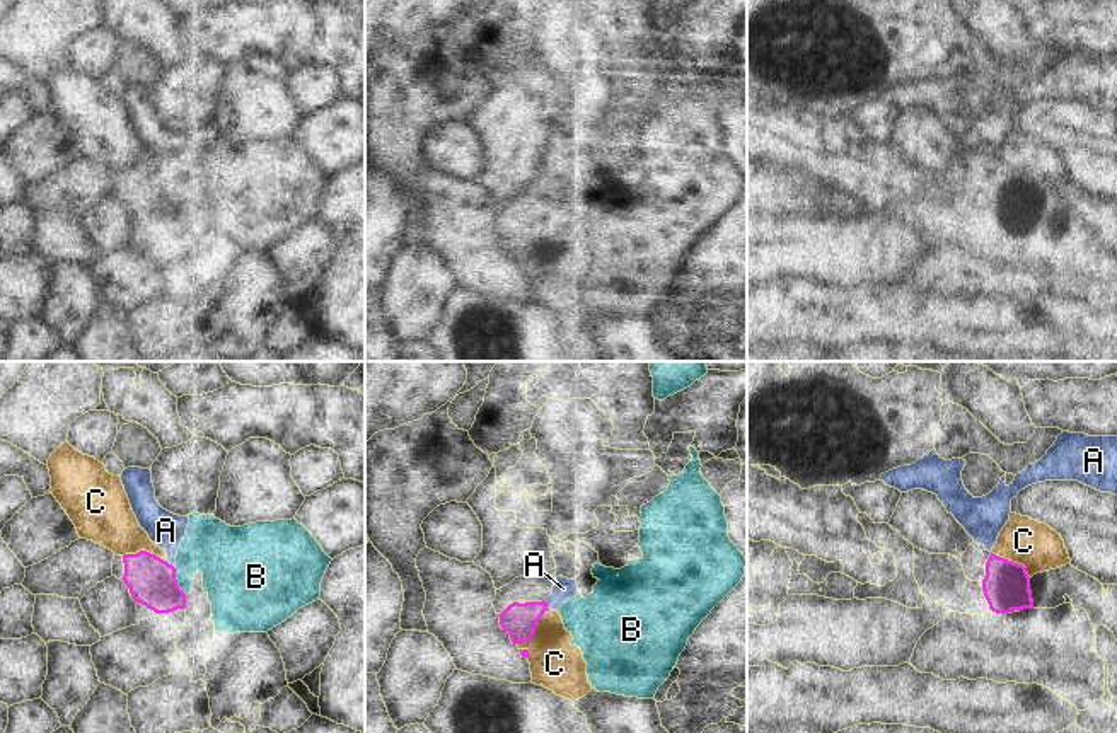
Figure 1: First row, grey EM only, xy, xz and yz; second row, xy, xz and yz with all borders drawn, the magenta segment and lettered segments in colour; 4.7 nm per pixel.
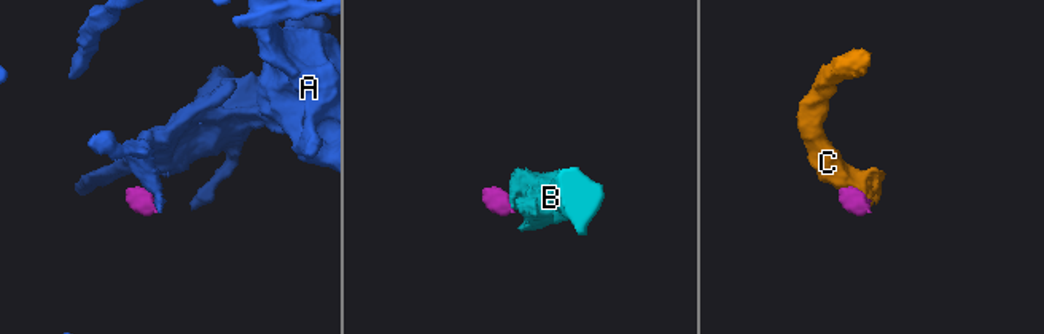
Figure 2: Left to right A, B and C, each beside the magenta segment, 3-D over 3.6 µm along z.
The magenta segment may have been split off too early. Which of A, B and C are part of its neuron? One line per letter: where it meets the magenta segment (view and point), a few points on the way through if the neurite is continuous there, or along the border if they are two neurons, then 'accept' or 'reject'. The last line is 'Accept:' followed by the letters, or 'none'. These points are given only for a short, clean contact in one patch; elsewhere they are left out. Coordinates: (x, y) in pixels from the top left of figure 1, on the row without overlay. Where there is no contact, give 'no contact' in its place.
A: xz (546, 224) | along xz (544, 219), (549, 227) | reject
B: xy (176, 198) | along xy (173, 184), (176, 202), (186, 212) | reject
C: xz (534, 248) | across xz (519, 237), (534, 248), (546, 261), (555, 282) | accept
Accept: C

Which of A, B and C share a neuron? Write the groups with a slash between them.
A / B / C

